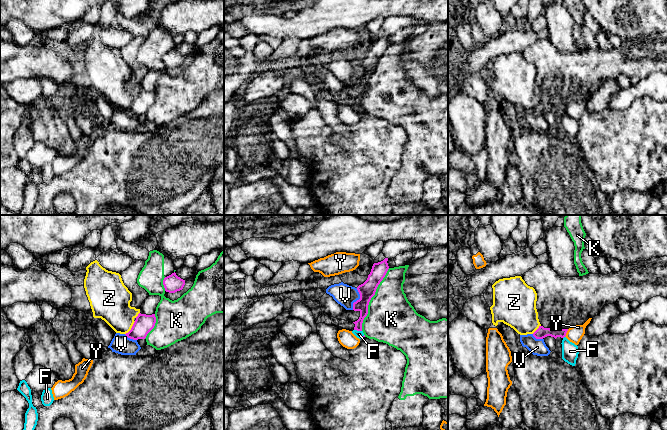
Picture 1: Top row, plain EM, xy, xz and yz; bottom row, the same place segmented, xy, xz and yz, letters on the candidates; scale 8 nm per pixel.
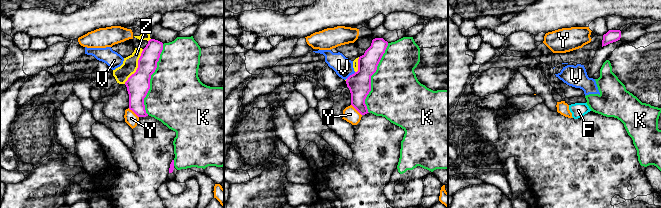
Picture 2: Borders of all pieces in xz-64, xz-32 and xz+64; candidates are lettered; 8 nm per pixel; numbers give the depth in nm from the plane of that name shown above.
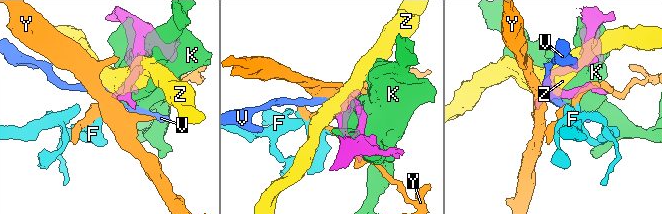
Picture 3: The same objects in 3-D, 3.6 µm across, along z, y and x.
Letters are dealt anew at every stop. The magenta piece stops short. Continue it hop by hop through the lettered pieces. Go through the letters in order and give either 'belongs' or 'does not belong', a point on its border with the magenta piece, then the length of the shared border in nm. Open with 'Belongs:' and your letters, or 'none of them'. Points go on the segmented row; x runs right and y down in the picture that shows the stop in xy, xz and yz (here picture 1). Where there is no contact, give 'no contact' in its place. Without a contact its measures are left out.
Belongs: none of them
F: does not belong; contact xz (358, 330); length 70 nm
K: does not belong; contact xz (370, 299); length 550 nm
V: does not belong; contact xz (359, 299); length 180 nm
Y: does not belong; contact yz (566, 332); length 70 nm
Z: does not belong; contact xy (131, 328); length 140 nm

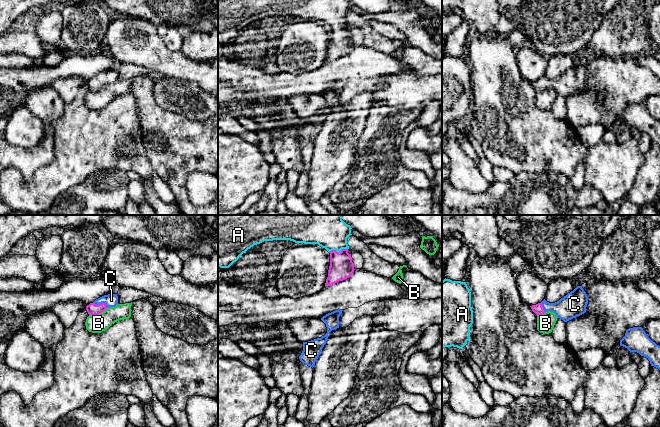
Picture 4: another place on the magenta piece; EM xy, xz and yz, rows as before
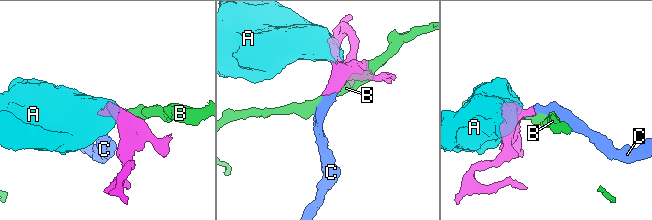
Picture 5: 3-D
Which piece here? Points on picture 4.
Belongs: A, C
A: belongs; contact xz (337, 252); length 160 nm
B: does not belong; contact xy (98, 313); length 160 nm
C: belongs; contact xy (102, 303); length 130 nm

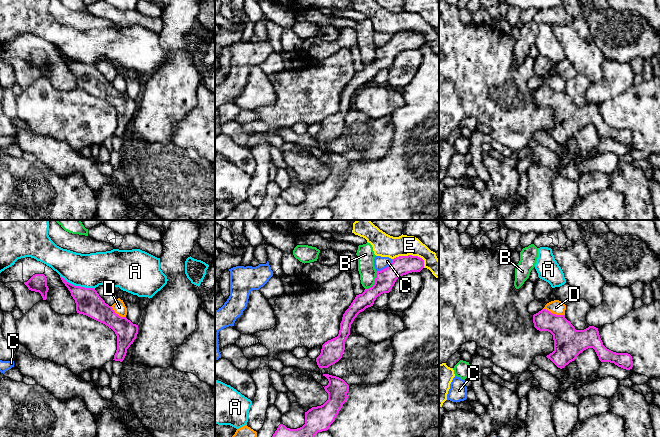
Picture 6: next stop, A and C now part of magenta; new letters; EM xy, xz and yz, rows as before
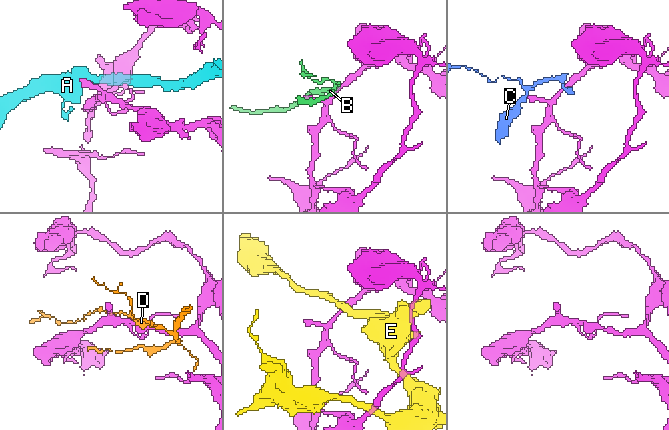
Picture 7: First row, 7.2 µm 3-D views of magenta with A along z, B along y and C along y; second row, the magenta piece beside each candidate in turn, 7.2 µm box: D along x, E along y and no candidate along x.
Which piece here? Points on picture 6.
Belongs: none of them
A: does not belong; contact xy (77, 286); length 300 nm
B: does not belong; contact xz (375, 282); length 180 nm
C: does not belong; contact xz (385, 268); length 160 nm
D: does not belong; contact yz (554, 314); length 190 nm
E: does not belong; contact xz (411, 255); length 280 nm

